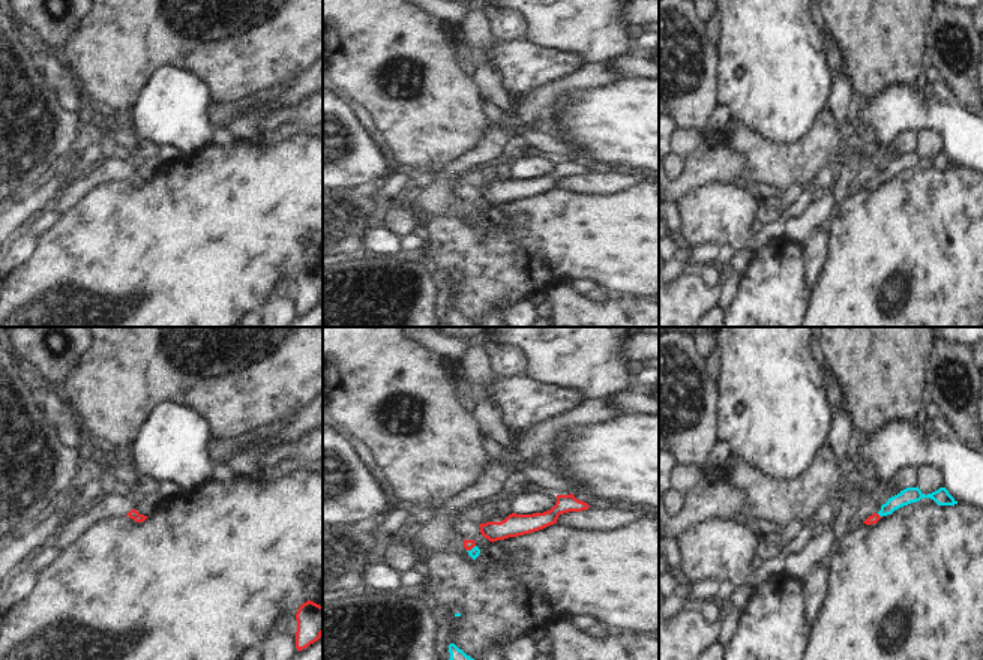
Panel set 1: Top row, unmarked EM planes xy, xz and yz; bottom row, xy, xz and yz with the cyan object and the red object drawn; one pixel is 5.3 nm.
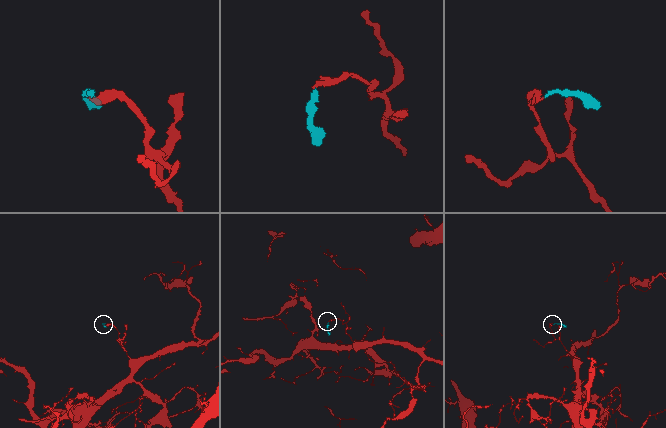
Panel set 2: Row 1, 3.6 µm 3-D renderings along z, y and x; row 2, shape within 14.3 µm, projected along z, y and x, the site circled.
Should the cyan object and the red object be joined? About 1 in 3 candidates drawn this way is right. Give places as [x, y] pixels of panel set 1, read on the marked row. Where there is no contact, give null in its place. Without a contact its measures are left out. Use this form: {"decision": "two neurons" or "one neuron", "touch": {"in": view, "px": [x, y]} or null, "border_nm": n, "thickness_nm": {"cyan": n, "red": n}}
{"decision": "one neuron", "touch": {"in": "xz", "px": [471, 549]}, "border_nm": 60, "thickness_nm": {"cyan": 50, "red": 60}}

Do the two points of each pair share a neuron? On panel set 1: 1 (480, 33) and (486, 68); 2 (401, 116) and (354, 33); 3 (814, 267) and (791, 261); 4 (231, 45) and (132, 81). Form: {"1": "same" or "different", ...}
{"1": "same", "2": "same", "3": "different", "4": "same"}

